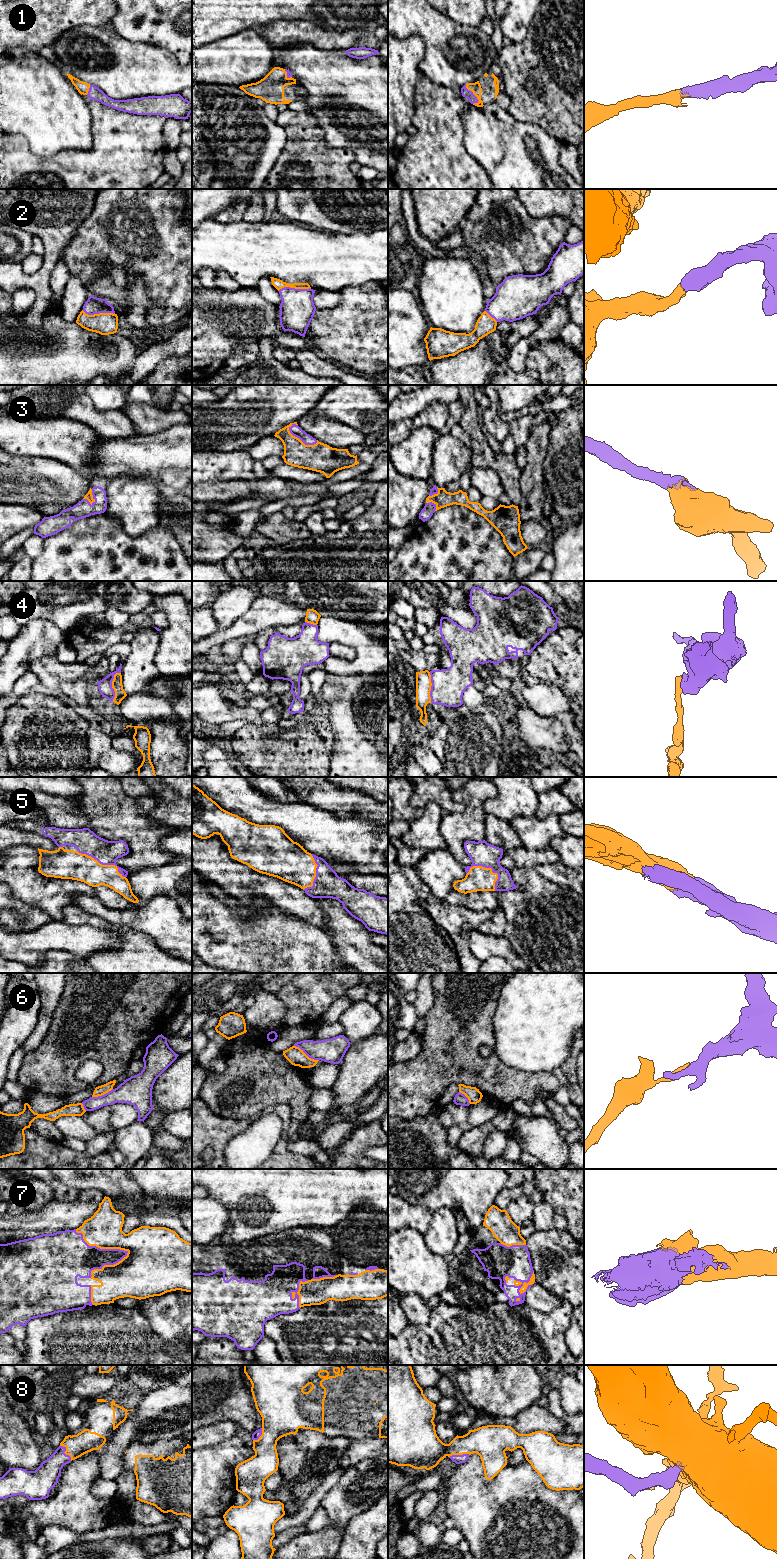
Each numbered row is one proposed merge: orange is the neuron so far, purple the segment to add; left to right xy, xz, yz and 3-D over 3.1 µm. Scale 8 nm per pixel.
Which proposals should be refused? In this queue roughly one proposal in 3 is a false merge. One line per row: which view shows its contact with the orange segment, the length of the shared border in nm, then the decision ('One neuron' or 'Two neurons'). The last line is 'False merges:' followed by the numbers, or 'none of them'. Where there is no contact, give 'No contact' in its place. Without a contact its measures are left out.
1: Touches orange in yz. Shared border 180 nm. One neuron
2: Touches orange in xy. Shared border 260 nm. One neuron
3: Touches orange in xz. Shared border 260 nm. One neuron
4: Touches orange in xy. Shared border 240 nm. Two neurons
5: Touches orange in xy. Shared border 440 nm. One neuron
6: Touches orange in xz. Shared border 240 nm. Two neurons
7: Touches orange in xy. Shared border 480 nm. One neuron
8: Touches orange in xy. Shared border 160 nm. One neuron
False merges: 4, 6

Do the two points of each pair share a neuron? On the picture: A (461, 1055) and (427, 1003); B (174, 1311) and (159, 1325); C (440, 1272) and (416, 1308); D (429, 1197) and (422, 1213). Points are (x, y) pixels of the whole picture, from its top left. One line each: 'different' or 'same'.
A: different
B: same
C: different
D: different

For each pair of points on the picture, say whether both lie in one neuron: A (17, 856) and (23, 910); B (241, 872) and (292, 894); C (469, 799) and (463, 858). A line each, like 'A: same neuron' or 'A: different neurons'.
A: different neurons
B: same neuron
C: same neuron

